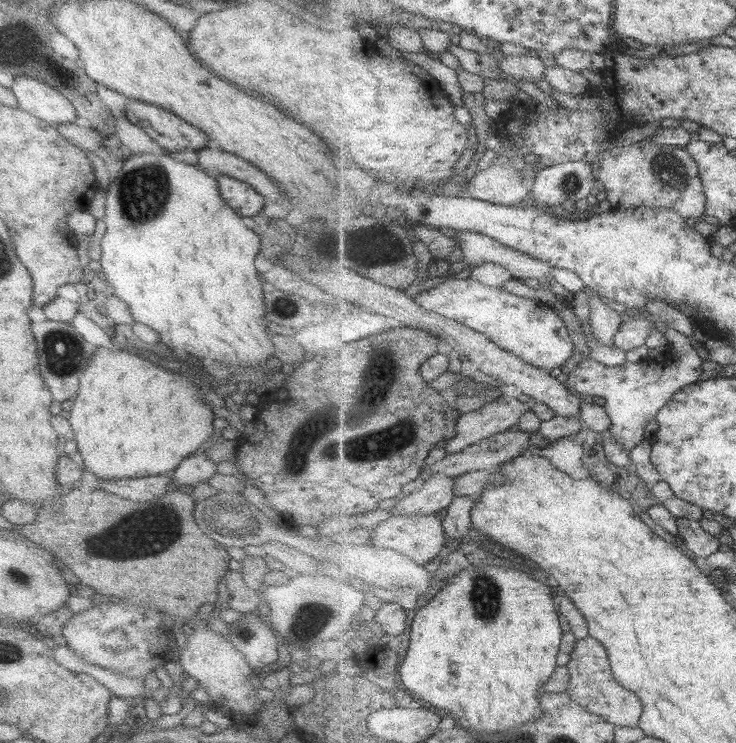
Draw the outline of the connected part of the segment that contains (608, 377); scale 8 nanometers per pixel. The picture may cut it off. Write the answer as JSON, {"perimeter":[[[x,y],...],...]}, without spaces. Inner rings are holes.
{"perimeter":[[[661,328],[665,332],[665,336],[669,338],[667,343],[667,356],[665,360],[655,360],[655,358],[644,358],[642,362],[632,363],[625,361],[621,366],[609,367],[593,360],[591,358],[580,362],[579,368],[569,374],[565,381],[566,386],[575,393],[591,396],[600,396],[605,399],[605,408],[612,421],[611,433],[613,439],[619,445],[625,447],[629,452],[633,451],[644,440],[645,428],[649,422],[656,420],[658,412],[672,399],[676,392],[690,384],[699,382],[701,374],[703,374],[703,358],[697,354],[697,349],[691,346],[691,339],[674,329]]]}

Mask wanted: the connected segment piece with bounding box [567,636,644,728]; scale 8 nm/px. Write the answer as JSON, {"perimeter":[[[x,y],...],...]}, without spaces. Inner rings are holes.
{"perimeter":[[[591,636],[578,640],[572,659],[567,664],[567,668],[572,674],[567,693],[576,701],[579,701],[583,708],[587,708],[591,713],[605,717],[610,723],[619,726],[640,726],[643,717],[643,703],[636,694],[623,688],[614,677],[612,661],[608,657],[607,649],[601,641]]]}

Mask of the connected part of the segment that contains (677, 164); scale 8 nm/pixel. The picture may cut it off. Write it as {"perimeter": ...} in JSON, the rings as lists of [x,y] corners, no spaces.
{"perimeter":[[[637,141],[631,145],[612,147],[592,162],[596,178],[603,183],[612,208],[668,208],[695,221],[706,212],[708,203],[700,168],[687,148]]]}

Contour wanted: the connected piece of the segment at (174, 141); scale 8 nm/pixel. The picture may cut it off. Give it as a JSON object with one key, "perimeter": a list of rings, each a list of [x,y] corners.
{"perimeter":[[[128,99],[124,105],[124,115],[151,140],[162,145],[163,150],[181,152],[188,148],[203,149],[212,145],[211,140],[208,140],[200,130],[157,106]]]}

